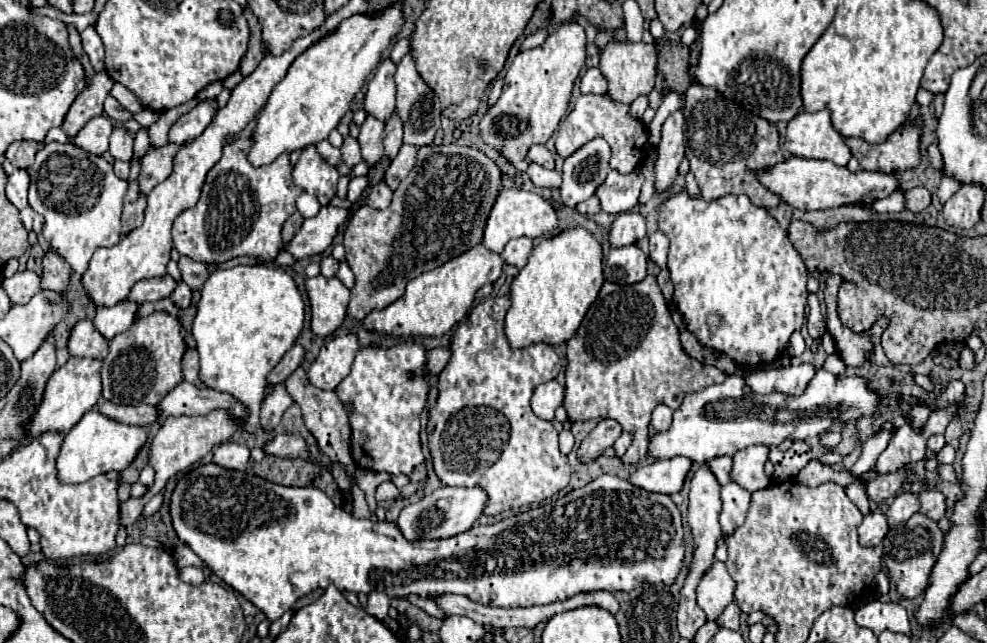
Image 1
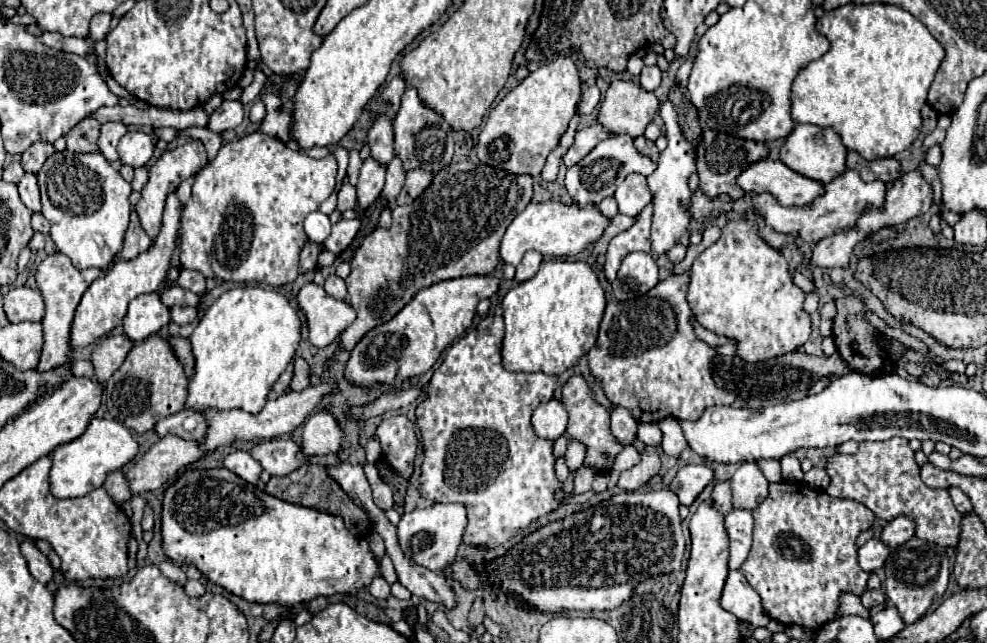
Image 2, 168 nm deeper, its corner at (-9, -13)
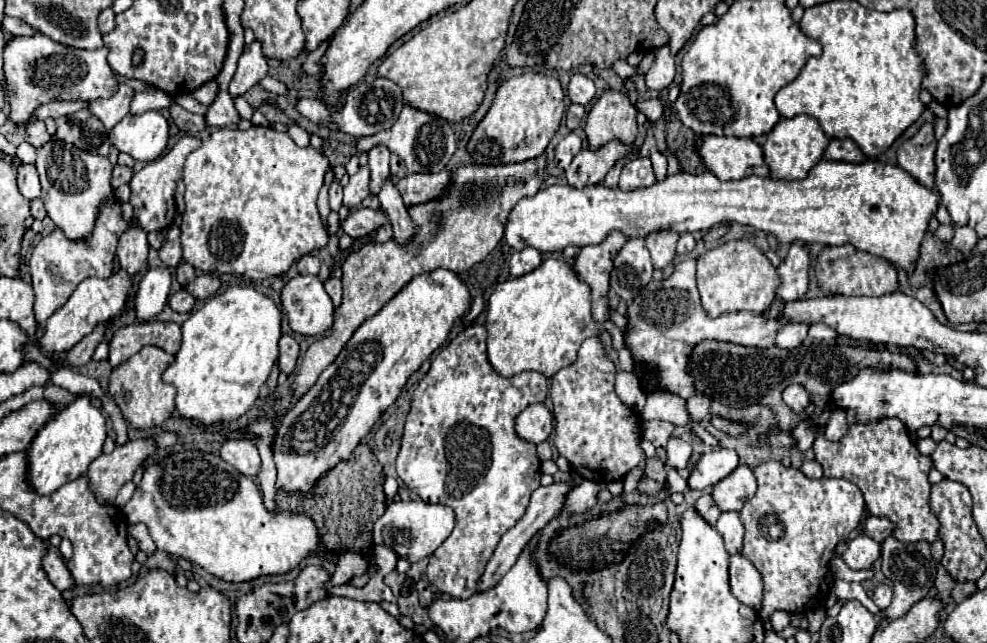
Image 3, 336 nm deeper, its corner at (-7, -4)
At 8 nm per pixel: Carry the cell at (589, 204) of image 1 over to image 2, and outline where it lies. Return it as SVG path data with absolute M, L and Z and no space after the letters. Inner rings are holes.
M613 197L603 199L603 201L599 203L599 211L601 211L607 219L613 219L613 217L617 215L617 203L615 203L615 199L613 199Z

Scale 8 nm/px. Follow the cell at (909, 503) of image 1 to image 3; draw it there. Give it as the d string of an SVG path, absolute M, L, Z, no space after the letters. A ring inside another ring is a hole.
M869 516L869 518L865 520L865 524L863 524L863 532L865 532L865 536L873 538L873 540L879 542L879 544L881 544L887 536L891 536L893 528L895 528L895 524L893 524L891 520L887 520L887 518L879 518L879 516Z

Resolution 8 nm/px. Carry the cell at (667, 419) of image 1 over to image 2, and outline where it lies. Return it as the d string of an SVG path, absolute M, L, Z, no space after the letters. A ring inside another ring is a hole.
M667 417L663 421L659 421L659 429L663 433L663 441L661 441L661 447L667 455L673 455L673 457L679 457L681 451L687 447L687 441L683 437L683 431L681 431L681 425L677 419L673 417Z

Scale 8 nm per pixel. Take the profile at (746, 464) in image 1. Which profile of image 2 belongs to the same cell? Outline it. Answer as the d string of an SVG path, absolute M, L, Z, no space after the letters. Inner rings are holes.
M741 463L731 479L733 507L755 509L767 495L769 483L757 463Z

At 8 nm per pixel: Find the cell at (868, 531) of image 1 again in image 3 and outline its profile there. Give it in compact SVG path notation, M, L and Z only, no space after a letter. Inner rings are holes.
M859 534L855 540L847 544L847 550L843 552L843 560L851 570L865 570L873 566L879 554L881 554L881 546L875 540L867 538L865 534Z

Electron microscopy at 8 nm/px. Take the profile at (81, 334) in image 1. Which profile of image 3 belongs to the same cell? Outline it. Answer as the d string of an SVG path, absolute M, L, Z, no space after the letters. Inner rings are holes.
M159 320L119 328L113 340L109 342L109 364L117 368L121 362L129 360L135 352L139 352L147 344L163 348L169 354L175 354L181 346L181 328L175 322Z

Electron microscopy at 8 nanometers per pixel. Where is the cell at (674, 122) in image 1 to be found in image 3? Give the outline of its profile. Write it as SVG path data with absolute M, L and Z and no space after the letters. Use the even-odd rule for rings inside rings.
M661 230L661 232L653 232L649 234L647 240L647 248L651 252L653 264L655 268L663 270L665 266L669 266L675 258L675 246L677 246L677 238L679 234L673 230Z

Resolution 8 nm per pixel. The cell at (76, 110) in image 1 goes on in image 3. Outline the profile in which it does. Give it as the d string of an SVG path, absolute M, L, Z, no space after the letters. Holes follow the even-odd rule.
M79 110L69 116L59 116L55 138L69 142L89 154L109 156L111 140L99 118L95 118L89 110Z

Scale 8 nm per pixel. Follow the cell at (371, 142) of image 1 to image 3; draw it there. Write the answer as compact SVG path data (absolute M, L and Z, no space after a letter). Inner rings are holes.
M361 166L359 172L349 178L349 184L343 188L343 192L345 192L345 198L343 198L345 208L353 210L361 206L361 202L369 196L369 168Z

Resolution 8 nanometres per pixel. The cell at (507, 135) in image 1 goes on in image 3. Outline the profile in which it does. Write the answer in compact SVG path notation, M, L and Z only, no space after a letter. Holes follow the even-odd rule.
M527 72L503 82L497 88L489 112L467 142L467 152L471 154L473 162L479 166L497 166L525 162L541 156L561 124L565 112L563 98L565 92L561 82L545 74Z

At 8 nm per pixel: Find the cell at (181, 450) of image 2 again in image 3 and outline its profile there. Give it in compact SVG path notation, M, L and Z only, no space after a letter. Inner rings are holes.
M141 438L131 440L125 446L117 446L111 454L101 454L93 460L85 476L97 502L113 504L119 488L133 478L137 466L153 456L155 450L157 444L151 438Z

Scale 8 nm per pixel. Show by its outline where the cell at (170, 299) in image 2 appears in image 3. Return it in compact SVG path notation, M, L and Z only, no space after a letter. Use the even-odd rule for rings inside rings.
M203 274L203 276L199 276L199 278L195 278L189 286L187 286L187 290L195 296L195 298L199 298L199 300L205 300L205 298L209 298L209 296L213 296L213 294L217 294L217 290L221 288L221 280L217 278L217 276L211 276L211 274Z

